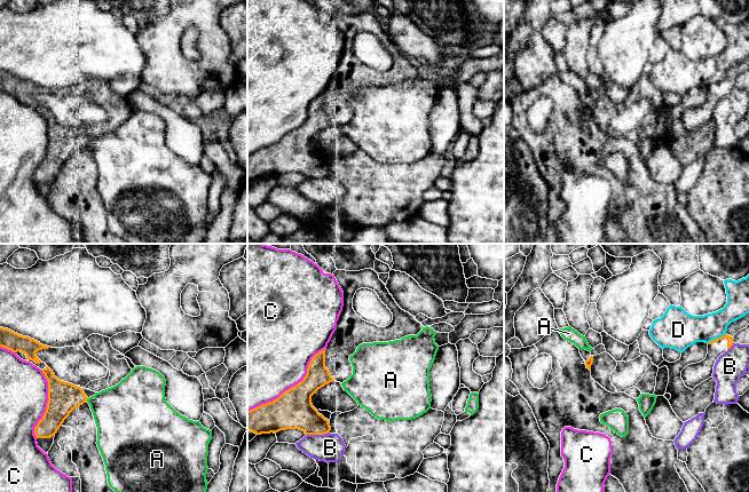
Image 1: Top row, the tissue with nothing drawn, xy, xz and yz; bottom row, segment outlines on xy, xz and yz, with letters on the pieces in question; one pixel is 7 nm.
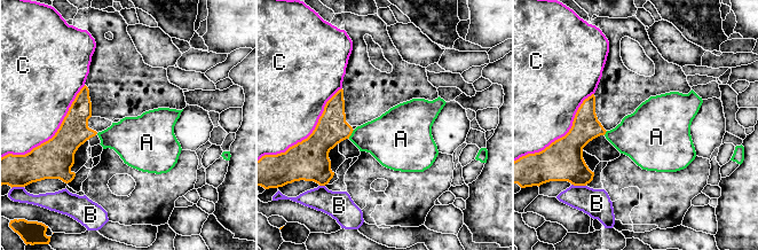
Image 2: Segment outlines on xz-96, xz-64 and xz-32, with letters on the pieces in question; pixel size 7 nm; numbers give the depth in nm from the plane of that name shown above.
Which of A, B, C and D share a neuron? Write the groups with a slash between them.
A / B / C / D

